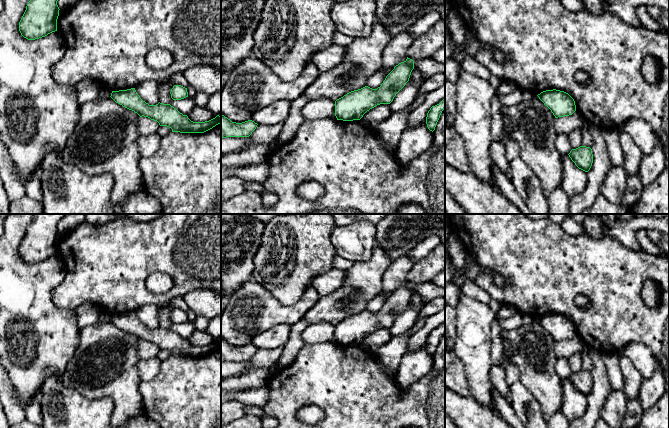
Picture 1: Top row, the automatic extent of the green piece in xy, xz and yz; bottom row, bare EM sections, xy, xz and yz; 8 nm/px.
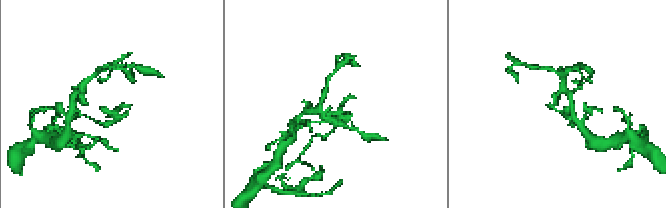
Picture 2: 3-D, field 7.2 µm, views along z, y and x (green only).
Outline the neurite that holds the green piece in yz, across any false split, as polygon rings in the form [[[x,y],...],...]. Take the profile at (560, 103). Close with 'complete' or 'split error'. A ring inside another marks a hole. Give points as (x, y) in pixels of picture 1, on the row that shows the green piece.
[[[546,90],[537,95],[555,118],[572,115],[576,111],[574,99],[560,90]]] | complete

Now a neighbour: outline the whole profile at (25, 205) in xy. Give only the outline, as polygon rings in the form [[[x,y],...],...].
[[[25,195],[11,202],[8,214],[44,214],[43,203]]]

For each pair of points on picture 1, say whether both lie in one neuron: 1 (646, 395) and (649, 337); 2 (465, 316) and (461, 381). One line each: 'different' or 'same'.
1: different
2: different

